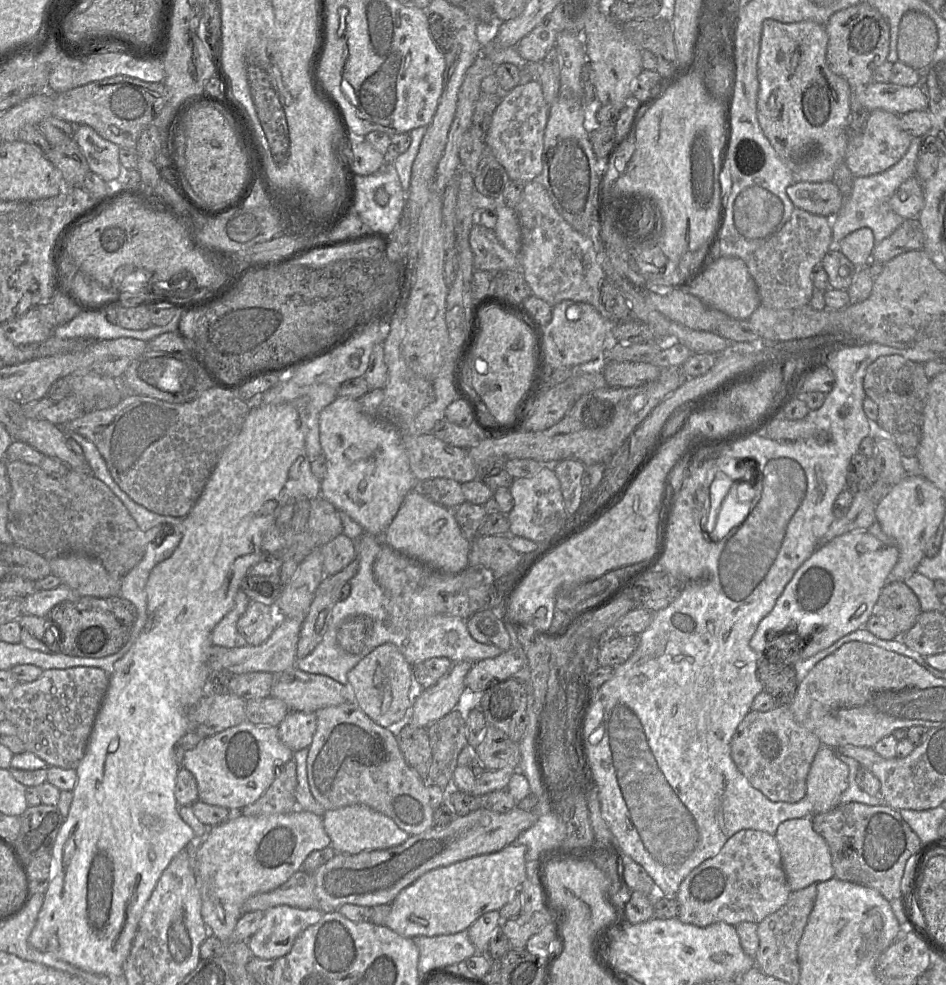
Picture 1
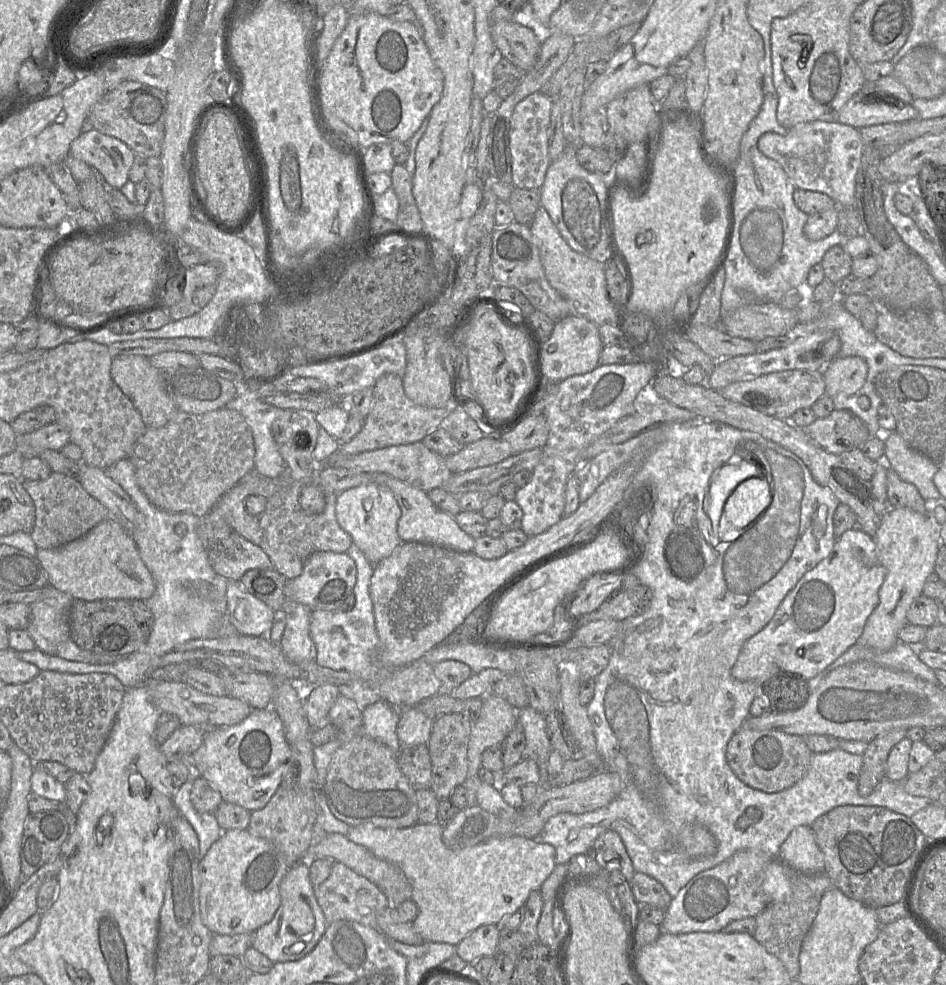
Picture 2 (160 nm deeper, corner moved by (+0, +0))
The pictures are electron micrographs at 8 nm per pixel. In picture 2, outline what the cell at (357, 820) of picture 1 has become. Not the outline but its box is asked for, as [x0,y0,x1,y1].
[345,822,556,946]

